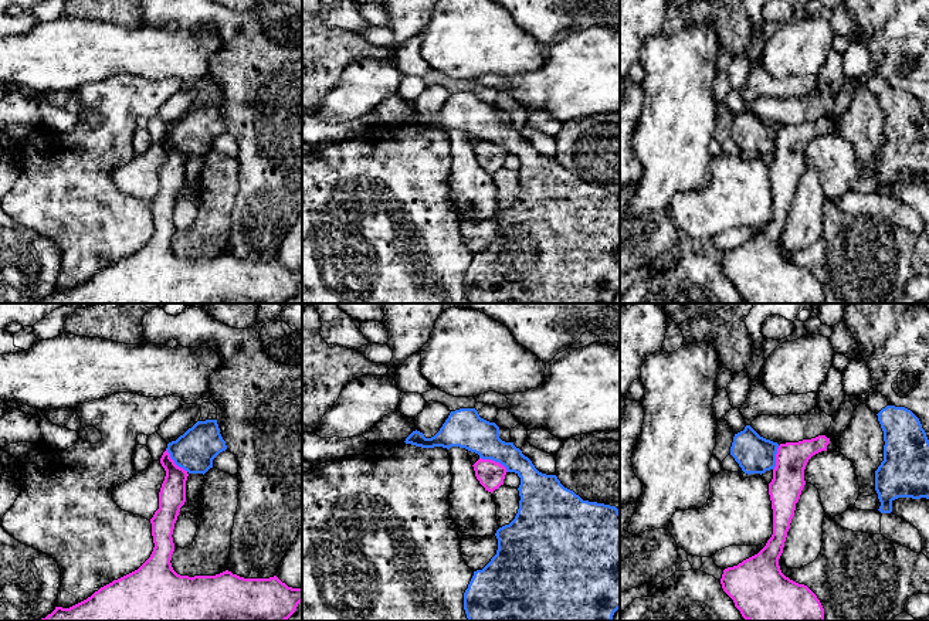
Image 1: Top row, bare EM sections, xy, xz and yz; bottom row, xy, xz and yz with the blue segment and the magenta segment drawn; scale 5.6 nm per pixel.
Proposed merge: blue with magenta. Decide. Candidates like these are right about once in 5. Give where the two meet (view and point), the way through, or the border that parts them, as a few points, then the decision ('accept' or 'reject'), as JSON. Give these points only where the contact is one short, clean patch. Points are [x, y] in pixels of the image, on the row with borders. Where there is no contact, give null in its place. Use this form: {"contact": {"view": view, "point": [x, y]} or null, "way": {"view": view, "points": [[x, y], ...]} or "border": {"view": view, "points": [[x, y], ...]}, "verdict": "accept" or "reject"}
{"contact": {"view": "xz", "point": [494, 460]}, "border": {"view": "xz", "points": [[480, 457], [498, 461], [508, 471]]}, "verdict": "reject"}

